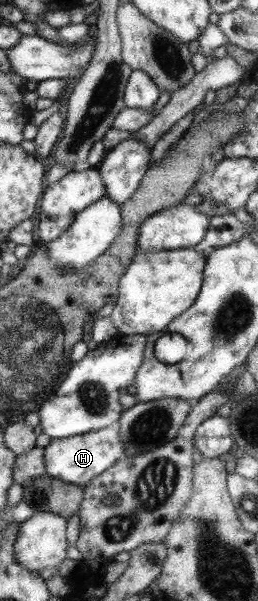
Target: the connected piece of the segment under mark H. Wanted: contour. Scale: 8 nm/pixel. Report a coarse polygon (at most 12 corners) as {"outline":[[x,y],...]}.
{"outline":[[114,423],[51,439],[47,476],[84,488],[125,452]]}

